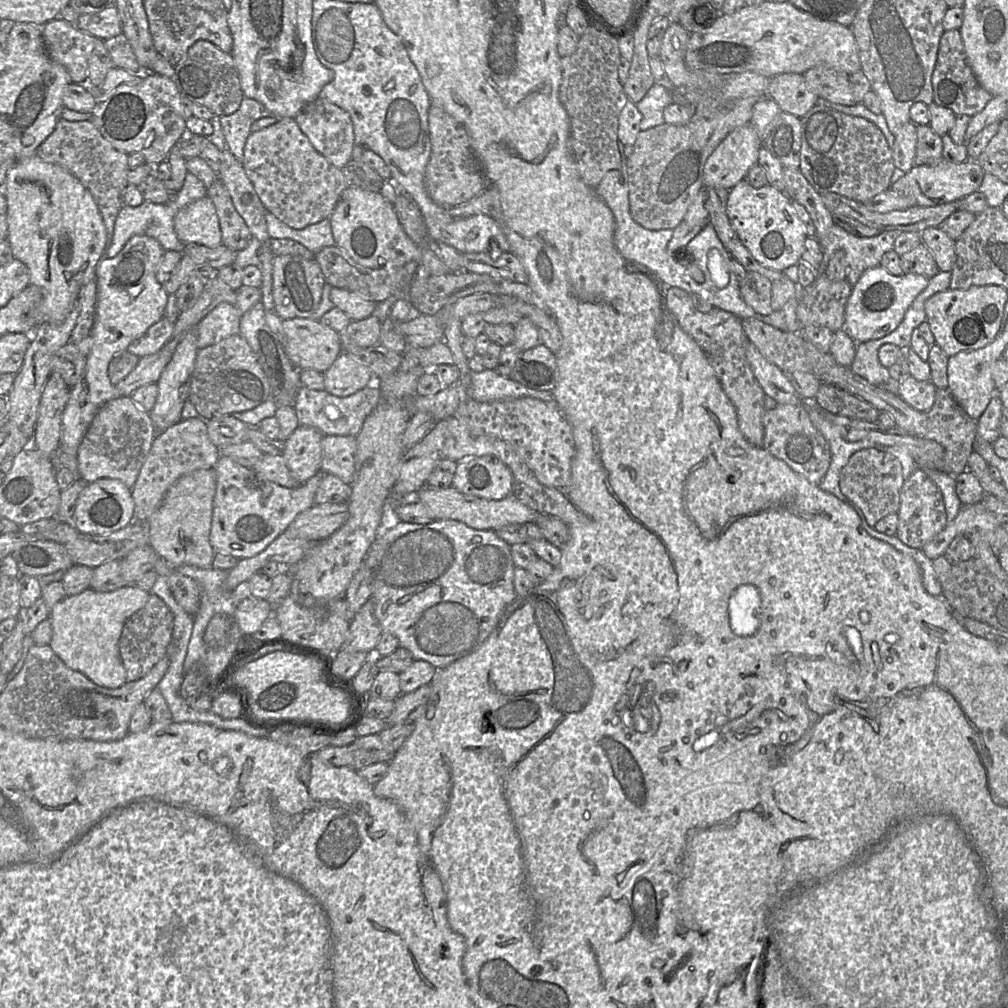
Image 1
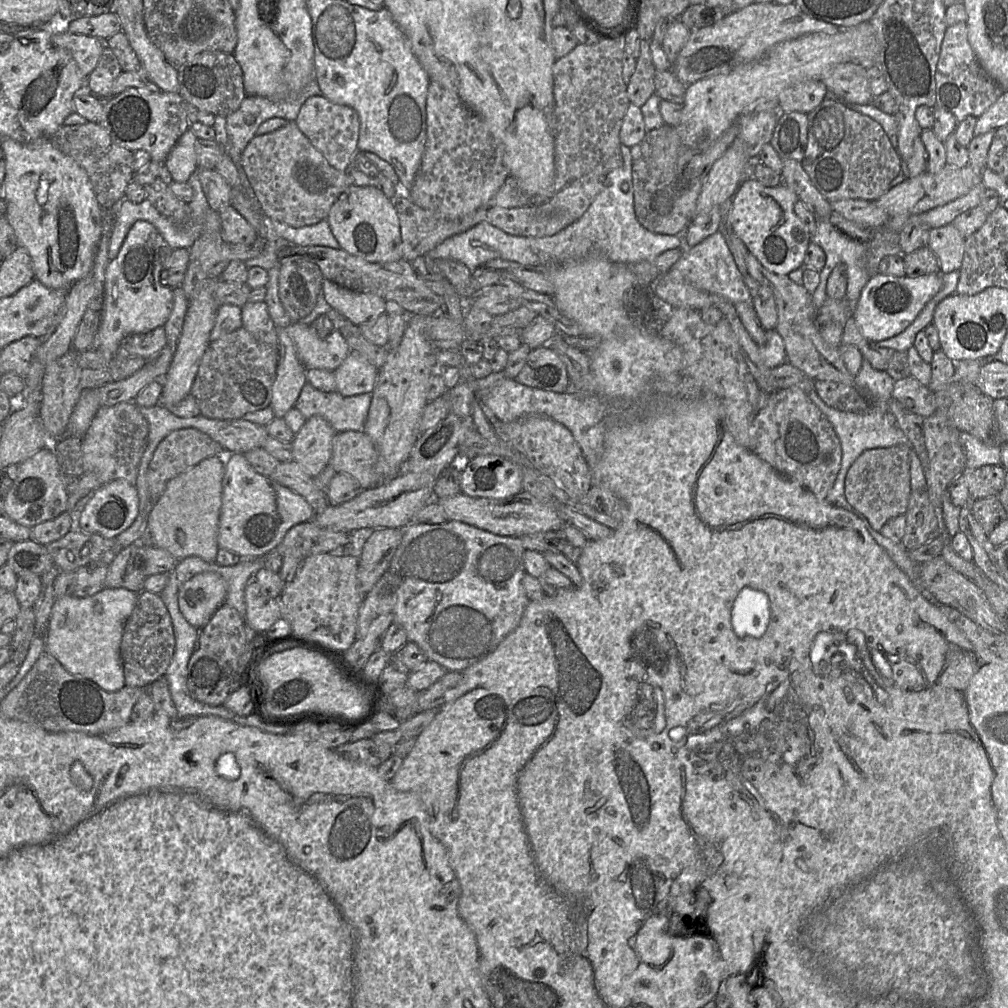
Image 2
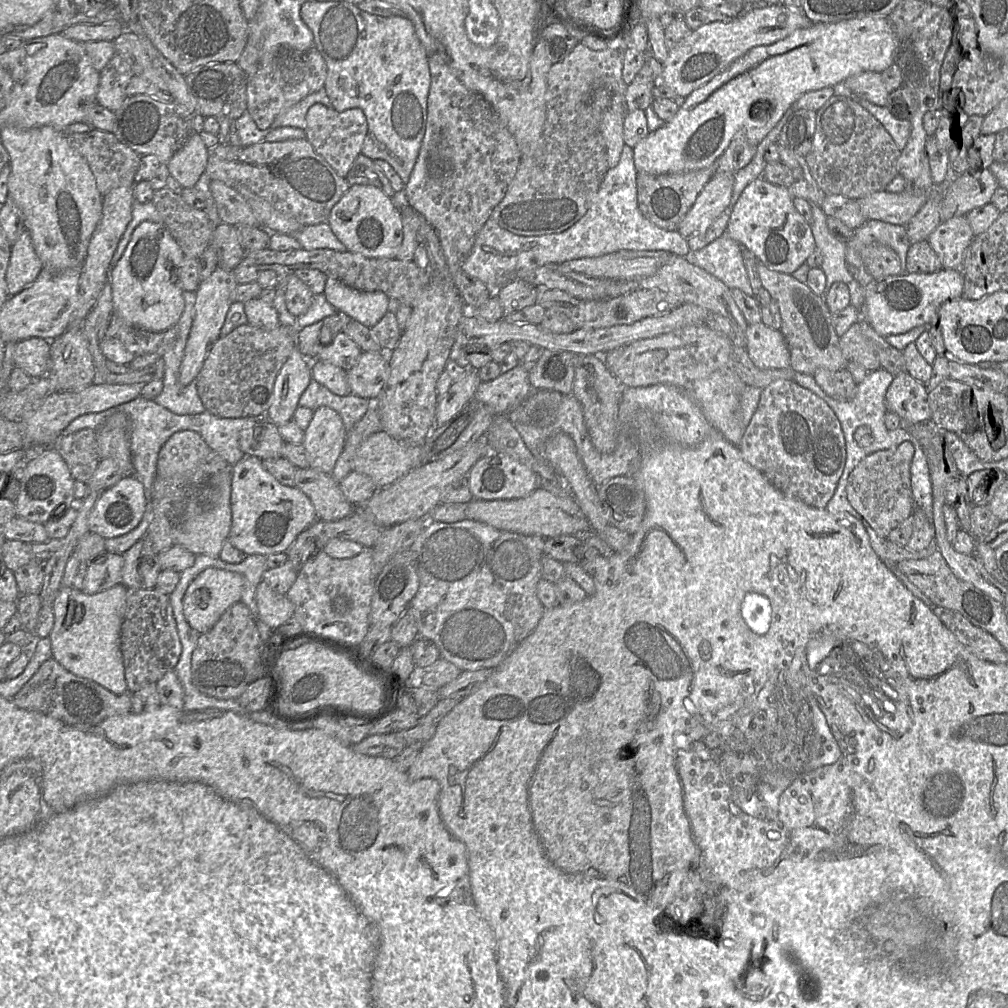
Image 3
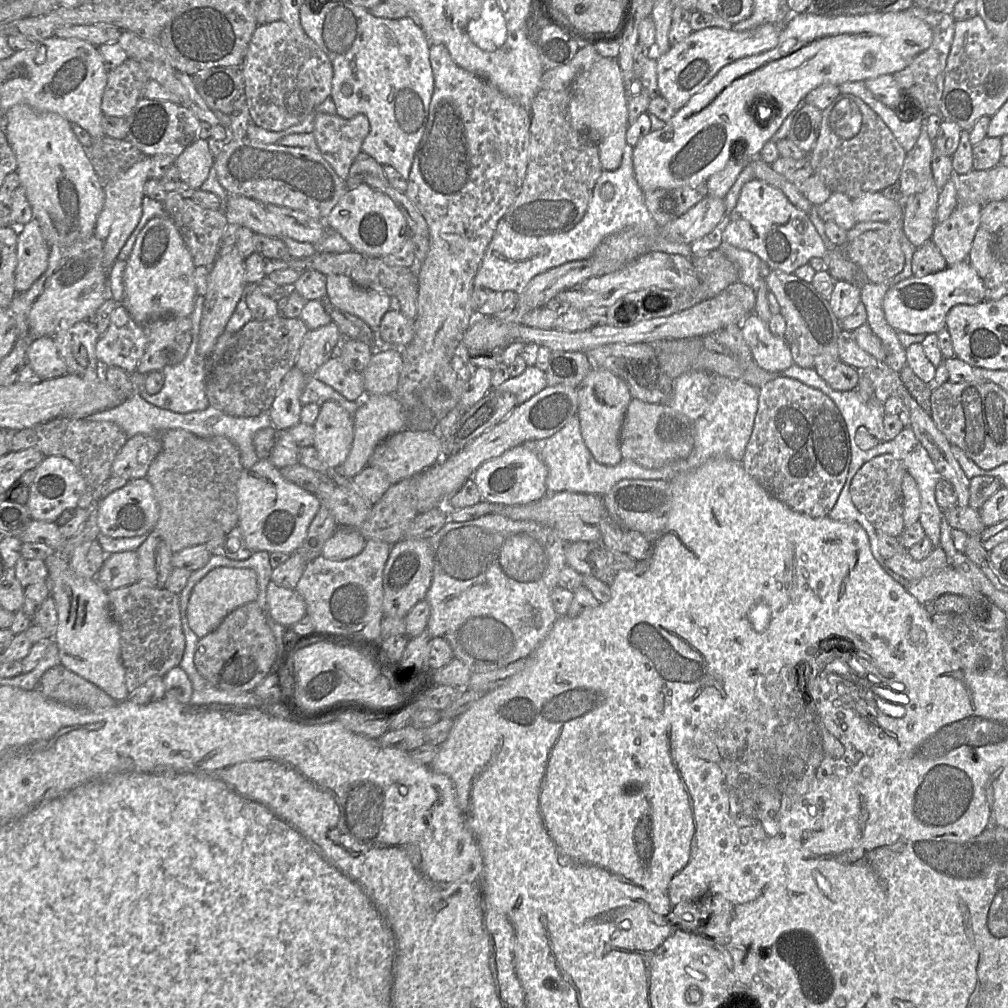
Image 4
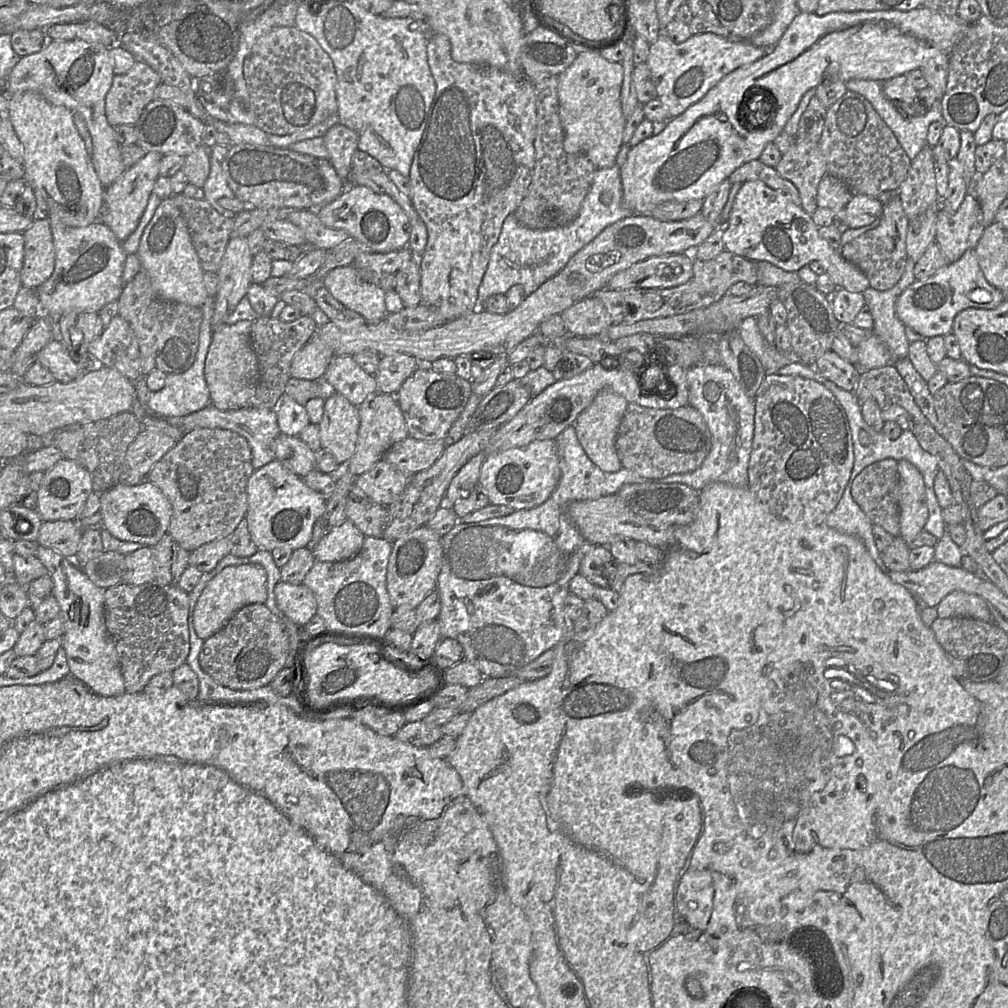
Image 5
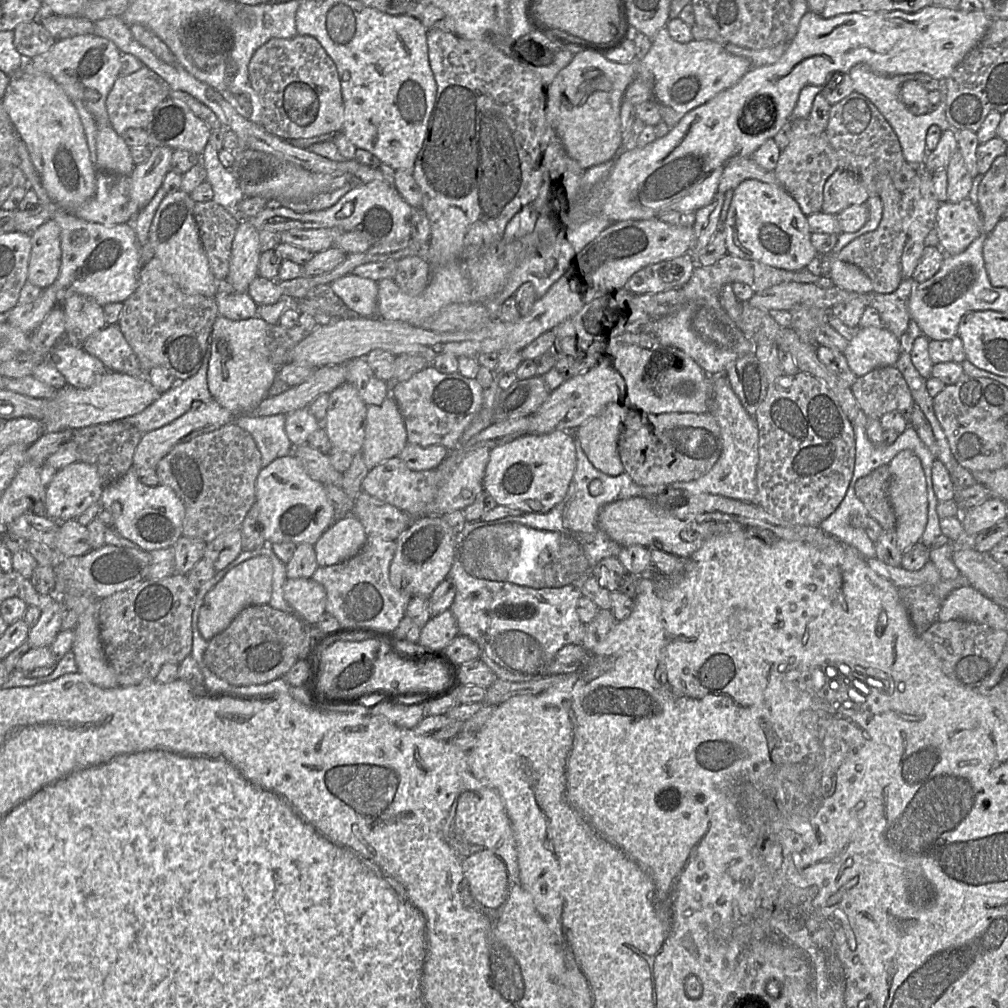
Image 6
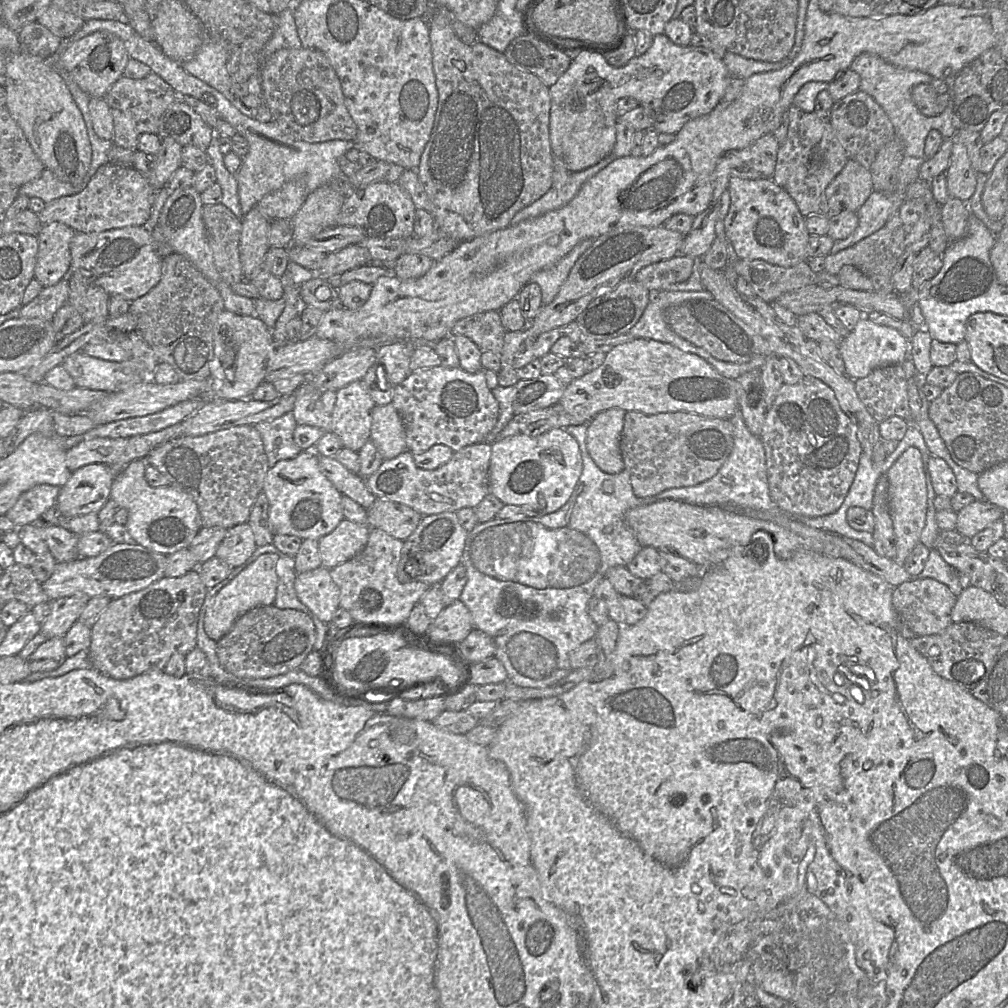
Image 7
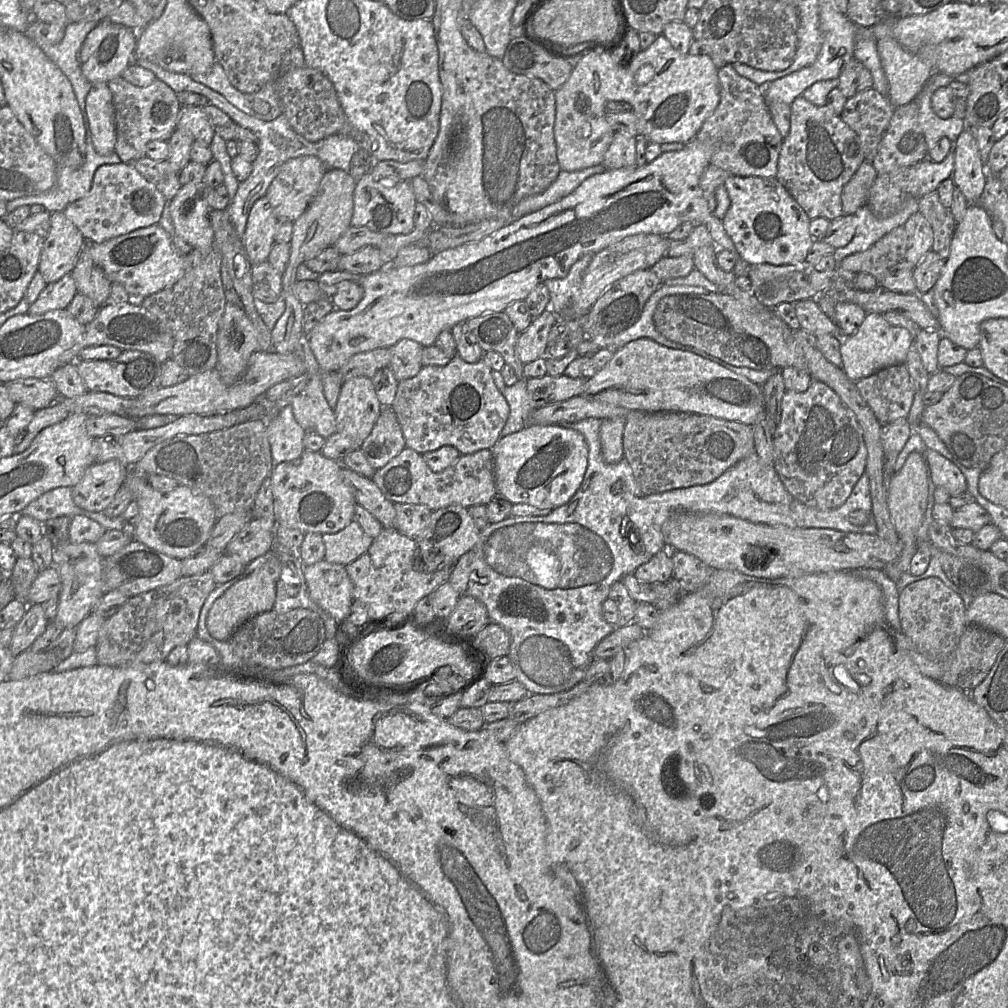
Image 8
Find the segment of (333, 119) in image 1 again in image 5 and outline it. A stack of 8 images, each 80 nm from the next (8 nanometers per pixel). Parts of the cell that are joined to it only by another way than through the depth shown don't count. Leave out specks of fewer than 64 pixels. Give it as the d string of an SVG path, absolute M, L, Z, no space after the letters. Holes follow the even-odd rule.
M336 123L322 138L328 151L330 164L338 176L346 182L349 180L353 155L358 149L358 133L341 123Z

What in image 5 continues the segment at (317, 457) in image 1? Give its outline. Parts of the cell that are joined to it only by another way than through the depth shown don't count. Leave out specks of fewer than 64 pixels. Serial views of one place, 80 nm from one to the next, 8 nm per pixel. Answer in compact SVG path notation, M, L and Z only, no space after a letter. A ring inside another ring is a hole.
M336 392L325 400L323 416L317 425L322 450L332 454L339 464L347 463L355 452L358 439L360 426L358 407Z

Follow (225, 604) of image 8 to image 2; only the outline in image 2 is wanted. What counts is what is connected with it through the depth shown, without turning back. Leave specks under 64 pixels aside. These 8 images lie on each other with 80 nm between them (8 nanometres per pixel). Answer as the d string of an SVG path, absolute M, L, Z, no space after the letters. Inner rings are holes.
M202 572L184 582L178 590L178 605L184 618L202 629L224 604L227 583L216 572Z

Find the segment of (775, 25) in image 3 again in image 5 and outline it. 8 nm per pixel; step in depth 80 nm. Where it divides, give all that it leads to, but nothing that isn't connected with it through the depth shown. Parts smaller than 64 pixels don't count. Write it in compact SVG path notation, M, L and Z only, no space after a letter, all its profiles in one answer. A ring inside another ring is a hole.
M660 31L657 41L650 45L646 63L656 86L657 98L671 119L703 98L724 76L757 61L768 51L766 47L755 46L748 40L732 42L714 33L692 35L682 43L675 43L666 31Z

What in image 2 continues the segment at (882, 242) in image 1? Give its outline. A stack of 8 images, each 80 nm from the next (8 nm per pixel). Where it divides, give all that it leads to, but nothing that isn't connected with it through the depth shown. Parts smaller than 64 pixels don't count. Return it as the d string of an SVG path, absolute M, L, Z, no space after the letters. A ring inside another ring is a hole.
M829 218L817 220L816 231L812 234L812 241L820 246L826 255L825 265L820 271L820 283L817 289L811 293L815 307L819 308L828 297L827 280L833 268L836 265L843 263L847 270L846 299L848 300L849 306L852 310L853 317L853 312L856 309L862 289L869 280L869 275L866 270L866 251L868 247L868 241L859 241L843 236L831 224Z

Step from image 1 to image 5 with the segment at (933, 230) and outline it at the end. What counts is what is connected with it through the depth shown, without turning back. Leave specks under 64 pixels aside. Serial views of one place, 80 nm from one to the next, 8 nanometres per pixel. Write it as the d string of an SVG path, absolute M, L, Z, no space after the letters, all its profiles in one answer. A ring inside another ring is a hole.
M969 192L956 211L939 210L935 243L952 263L958 261L967 250L975 248L983 232L980 205L974 193Z

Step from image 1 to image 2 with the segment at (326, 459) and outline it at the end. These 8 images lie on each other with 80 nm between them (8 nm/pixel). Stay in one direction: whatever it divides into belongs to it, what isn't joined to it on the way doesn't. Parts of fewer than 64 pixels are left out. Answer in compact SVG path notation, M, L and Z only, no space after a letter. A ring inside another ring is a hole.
M346 431L333 437L329 466L353 477L362 490L378 486L376 463L376 448L364 432Z

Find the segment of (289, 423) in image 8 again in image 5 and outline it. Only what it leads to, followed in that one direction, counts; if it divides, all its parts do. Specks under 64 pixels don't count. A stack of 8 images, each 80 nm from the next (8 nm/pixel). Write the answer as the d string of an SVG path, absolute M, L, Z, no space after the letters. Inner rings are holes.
M211 404L186 416L157 417L163 418L168 424L185 432L201 428L221 428L236 432L247 440L252 453L252 466L255 470L275 459L274 441L281 433L281 430L278 426L277 415L274 409L244 407L223 411Z

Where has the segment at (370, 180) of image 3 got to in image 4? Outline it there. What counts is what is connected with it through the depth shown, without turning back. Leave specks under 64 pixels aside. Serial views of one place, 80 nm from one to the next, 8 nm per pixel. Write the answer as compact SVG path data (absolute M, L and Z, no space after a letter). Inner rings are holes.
M360 151L353 161L345 183L348 188L368 184L374 189L386 188L390 184L383 166L363 151Z

